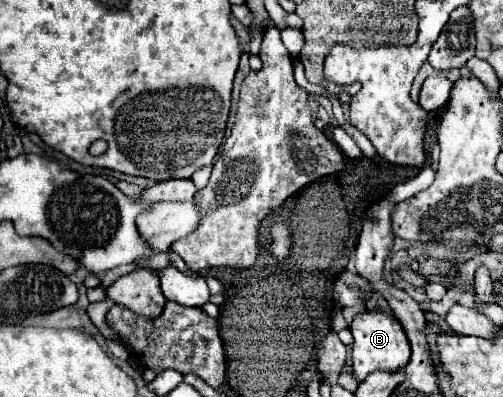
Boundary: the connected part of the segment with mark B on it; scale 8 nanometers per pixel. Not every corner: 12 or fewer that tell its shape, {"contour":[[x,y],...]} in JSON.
{"contour":[[362,311],[350,323],[354,377],[410,359],[394,315]]}

